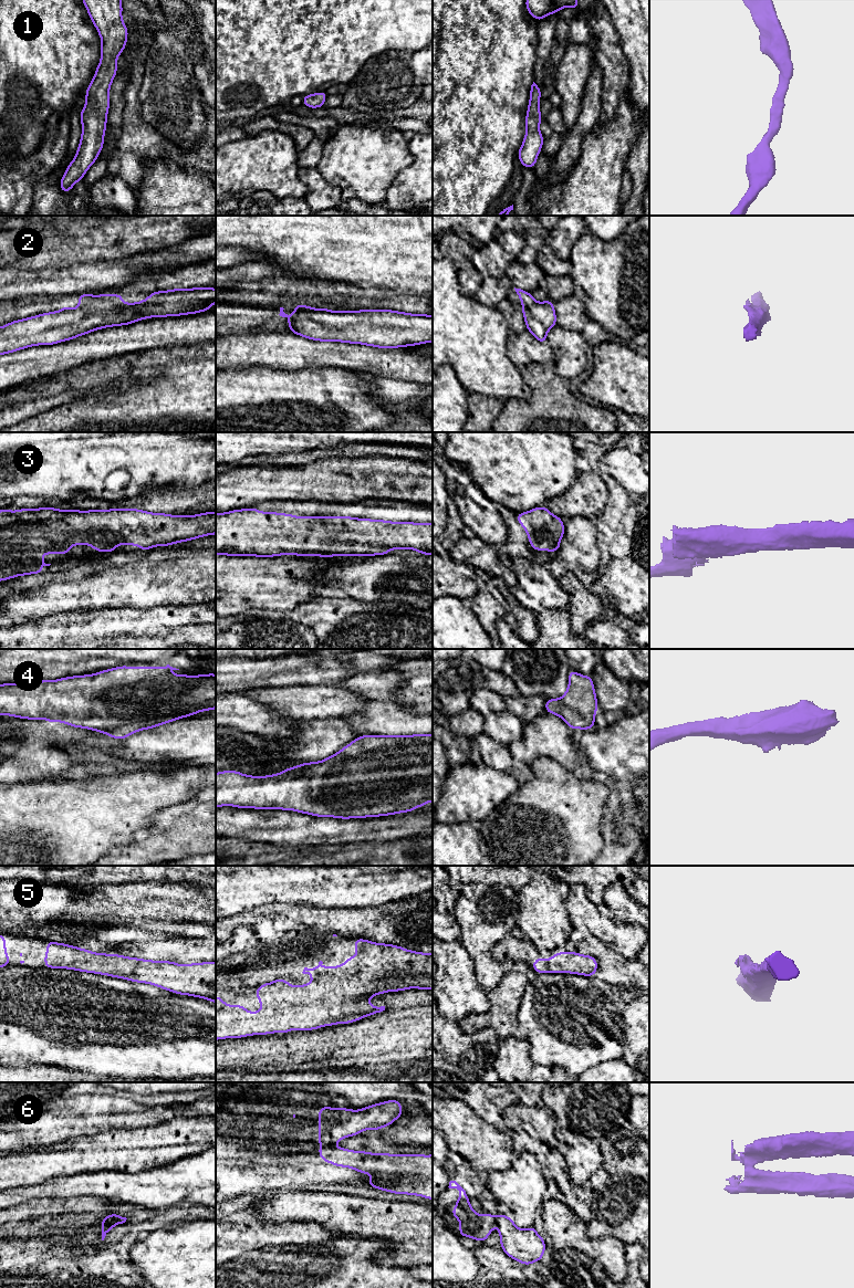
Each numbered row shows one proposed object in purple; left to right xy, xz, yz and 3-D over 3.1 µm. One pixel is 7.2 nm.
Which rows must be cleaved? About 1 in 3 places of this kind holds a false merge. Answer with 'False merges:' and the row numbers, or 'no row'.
False merges: 2, 6

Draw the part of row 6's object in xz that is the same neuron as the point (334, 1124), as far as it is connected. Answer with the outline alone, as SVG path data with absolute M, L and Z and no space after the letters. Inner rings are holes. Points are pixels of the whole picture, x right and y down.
M390 1099L358 1110L320 1107L319 1144L330 1146L364 1130L379 1130L403 1116L402 1103Z

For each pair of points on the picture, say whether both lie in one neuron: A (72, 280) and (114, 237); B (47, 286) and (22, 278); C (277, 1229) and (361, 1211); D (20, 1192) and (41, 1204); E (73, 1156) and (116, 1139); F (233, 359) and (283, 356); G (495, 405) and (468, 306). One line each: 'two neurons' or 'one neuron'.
A: two neurons
B: one neuron
C: two neurons
D: two neurons
E: one neuron
F: one neuron
G: two neurons

